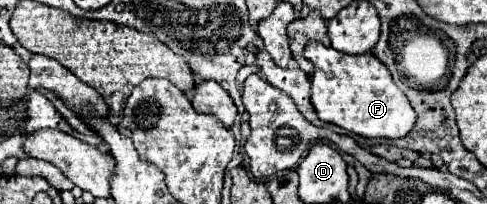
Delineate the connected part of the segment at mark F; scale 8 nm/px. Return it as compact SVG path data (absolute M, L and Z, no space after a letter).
M308 43L304 57L314 63L310 101L322 121L374 139L400 139L410 133L416 123L416 113L392 81L390 71L372 53L346 55L322 43Z

